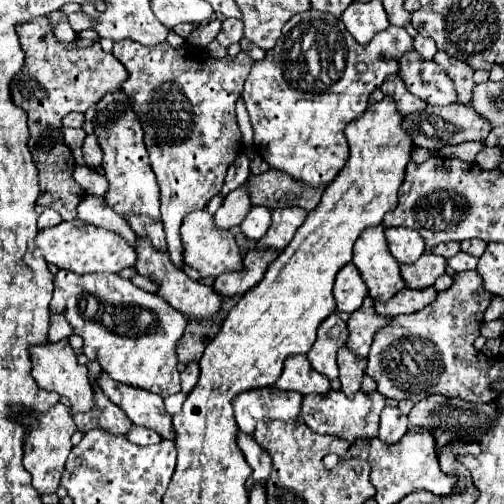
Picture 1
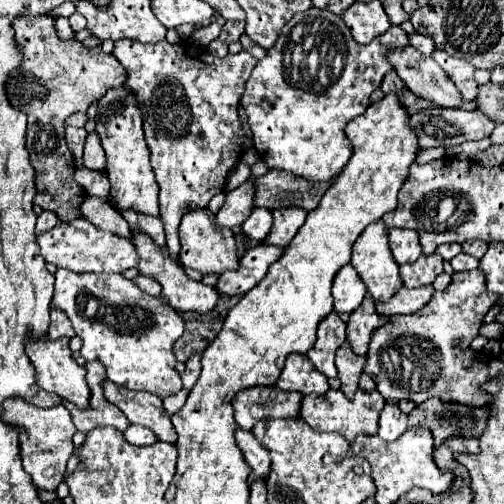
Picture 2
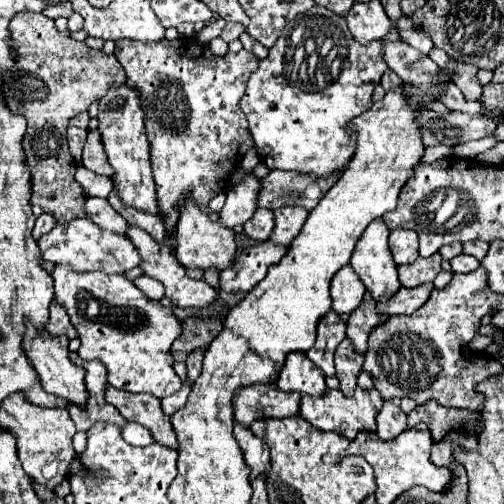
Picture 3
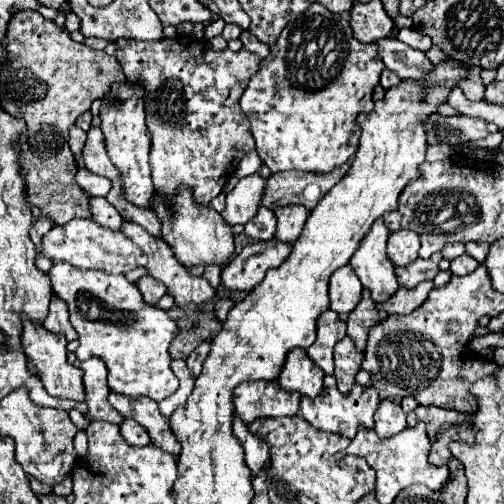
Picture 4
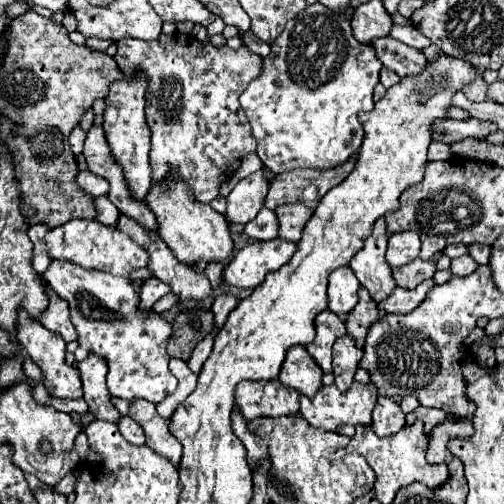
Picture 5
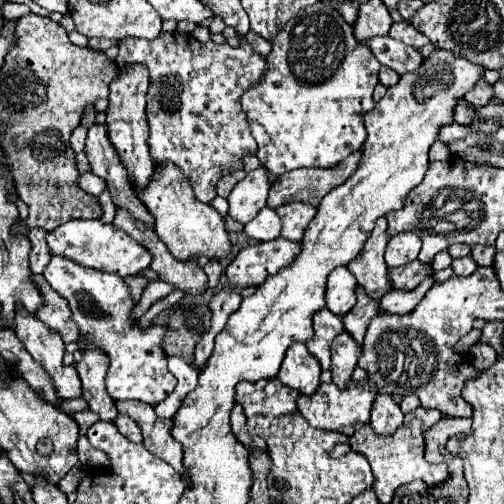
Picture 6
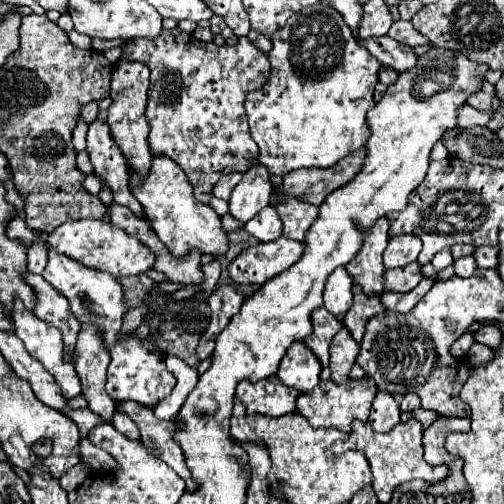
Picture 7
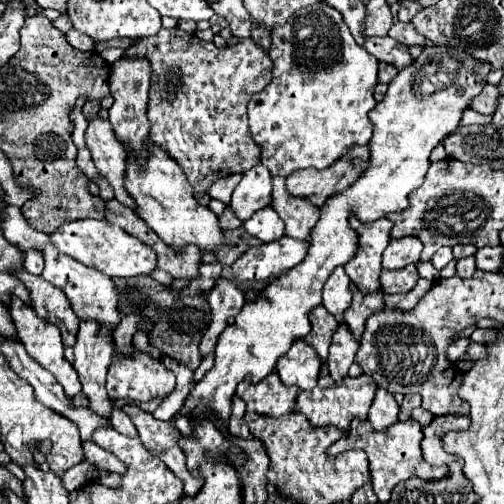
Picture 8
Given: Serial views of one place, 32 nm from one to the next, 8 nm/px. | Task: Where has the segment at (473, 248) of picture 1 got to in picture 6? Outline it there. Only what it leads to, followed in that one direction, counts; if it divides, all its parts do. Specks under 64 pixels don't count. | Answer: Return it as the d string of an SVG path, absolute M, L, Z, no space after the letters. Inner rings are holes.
M472 246L472 258L476 260L478 266L490 266L492 264L492 252L494 246Z

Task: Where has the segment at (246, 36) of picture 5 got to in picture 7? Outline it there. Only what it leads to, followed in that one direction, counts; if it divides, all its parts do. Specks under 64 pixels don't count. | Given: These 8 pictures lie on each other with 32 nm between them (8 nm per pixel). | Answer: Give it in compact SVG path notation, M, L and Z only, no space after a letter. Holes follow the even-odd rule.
M248 32L248 40L262 52L262 54L266 54L266 52L270 52L270 40L266 38L266 36L260 36L258 32Z

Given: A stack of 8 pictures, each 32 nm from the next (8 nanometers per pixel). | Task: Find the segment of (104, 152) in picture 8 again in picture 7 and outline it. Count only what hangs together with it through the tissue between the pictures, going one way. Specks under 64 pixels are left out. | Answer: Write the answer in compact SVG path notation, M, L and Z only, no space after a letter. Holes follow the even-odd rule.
M94 120L90 124L88 136L86 136L86 152L94 166L94 174L102 178L104 184L112 190L114 202L130 208L134 216L146 220L140 202L132 196L124 156L120 156L120 150L116 150L116 144L112 144L106 122Z

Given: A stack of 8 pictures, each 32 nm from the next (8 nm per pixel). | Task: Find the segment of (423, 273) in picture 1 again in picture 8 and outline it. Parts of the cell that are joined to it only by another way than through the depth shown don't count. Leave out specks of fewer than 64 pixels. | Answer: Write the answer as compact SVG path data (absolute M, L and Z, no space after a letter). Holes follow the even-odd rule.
M408 264L406 268L398 268L398 270L384 270L382 272L382 290L388 294L396 294L396 292L410 292L416 282L418 282L418 270L416 264Z

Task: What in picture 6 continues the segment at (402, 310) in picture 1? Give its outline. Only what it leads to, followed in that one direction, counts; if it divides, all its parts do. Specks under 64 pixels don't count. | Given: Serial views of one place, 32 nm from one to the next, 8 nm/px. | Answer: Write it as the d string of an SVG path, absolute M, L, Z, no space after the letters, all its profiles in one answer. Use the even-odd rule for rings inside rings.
M428 278L428 280L422 280L420 286L416 286L414 290L388 292L388 296L384 296L384 300L380 300L380 308L390 314L408 314L418 306L418 302L426 296L426 292L432 286L434 286L434 278Z

